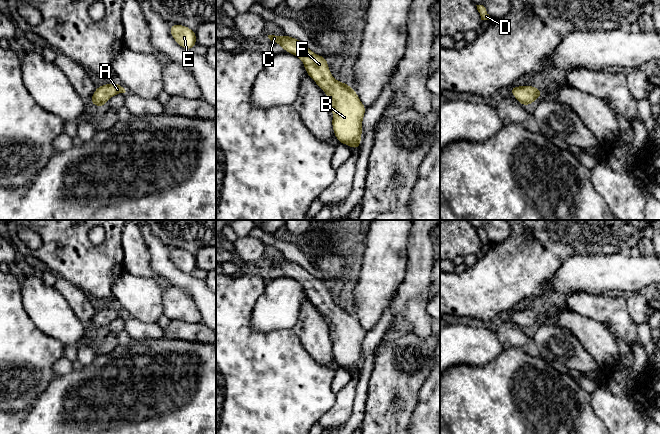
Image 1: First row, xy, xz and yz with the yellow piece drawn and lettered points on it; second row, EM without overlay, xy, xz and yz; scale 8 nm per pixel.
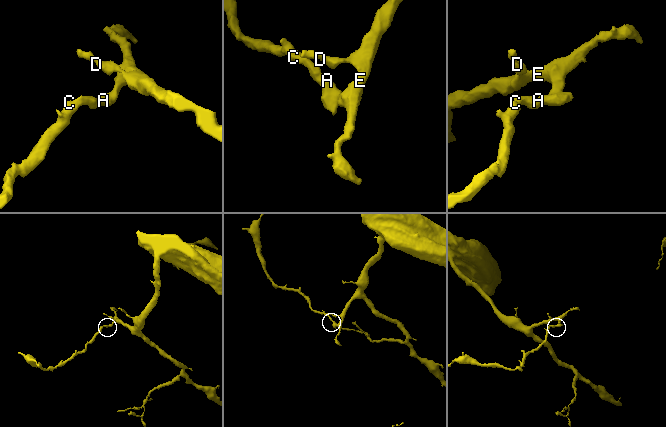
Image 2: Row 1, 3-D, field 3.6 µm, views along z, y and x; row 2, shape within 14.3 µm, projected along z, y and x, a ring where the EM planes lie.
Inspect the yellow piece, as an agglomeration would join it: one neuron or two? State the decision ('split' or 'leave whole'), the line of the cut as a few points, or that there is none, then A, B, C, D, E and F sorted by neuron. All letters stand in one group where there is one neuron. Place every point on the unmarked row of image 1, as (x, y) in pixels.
leave whole | no cut | A B C D E F

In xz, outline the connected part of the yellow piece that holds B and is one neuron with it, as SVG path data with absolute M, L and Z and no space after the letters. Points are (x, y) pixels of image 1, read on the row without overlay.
M268 259L268 262L274 267L280 268L285 276L292 277L301 283L304 287L306 297L317 307L319 312L326 317L332 327L332 351L339 367L347 368L350 372L360 373L363 351L362 343L367 332L362 328L355 314L348 308L336 305L330 297L326 281L313 277L298 263L287 259Z

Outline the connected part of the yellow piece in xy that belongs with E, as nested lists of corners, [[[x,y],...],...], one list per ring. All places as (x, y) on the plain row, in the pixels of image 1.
[[[171,248],[170,257],[184,273],[191,274],[197,267],[195,255],[179,248]]]

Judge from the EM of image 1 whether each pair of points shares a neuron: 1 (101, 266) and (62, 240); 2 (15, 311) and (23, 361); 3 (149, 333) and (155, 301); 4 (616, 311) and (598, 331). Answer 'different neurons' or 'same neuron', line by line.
1: same neuron
2: same neuron
3: different neurons
4: different neurons

